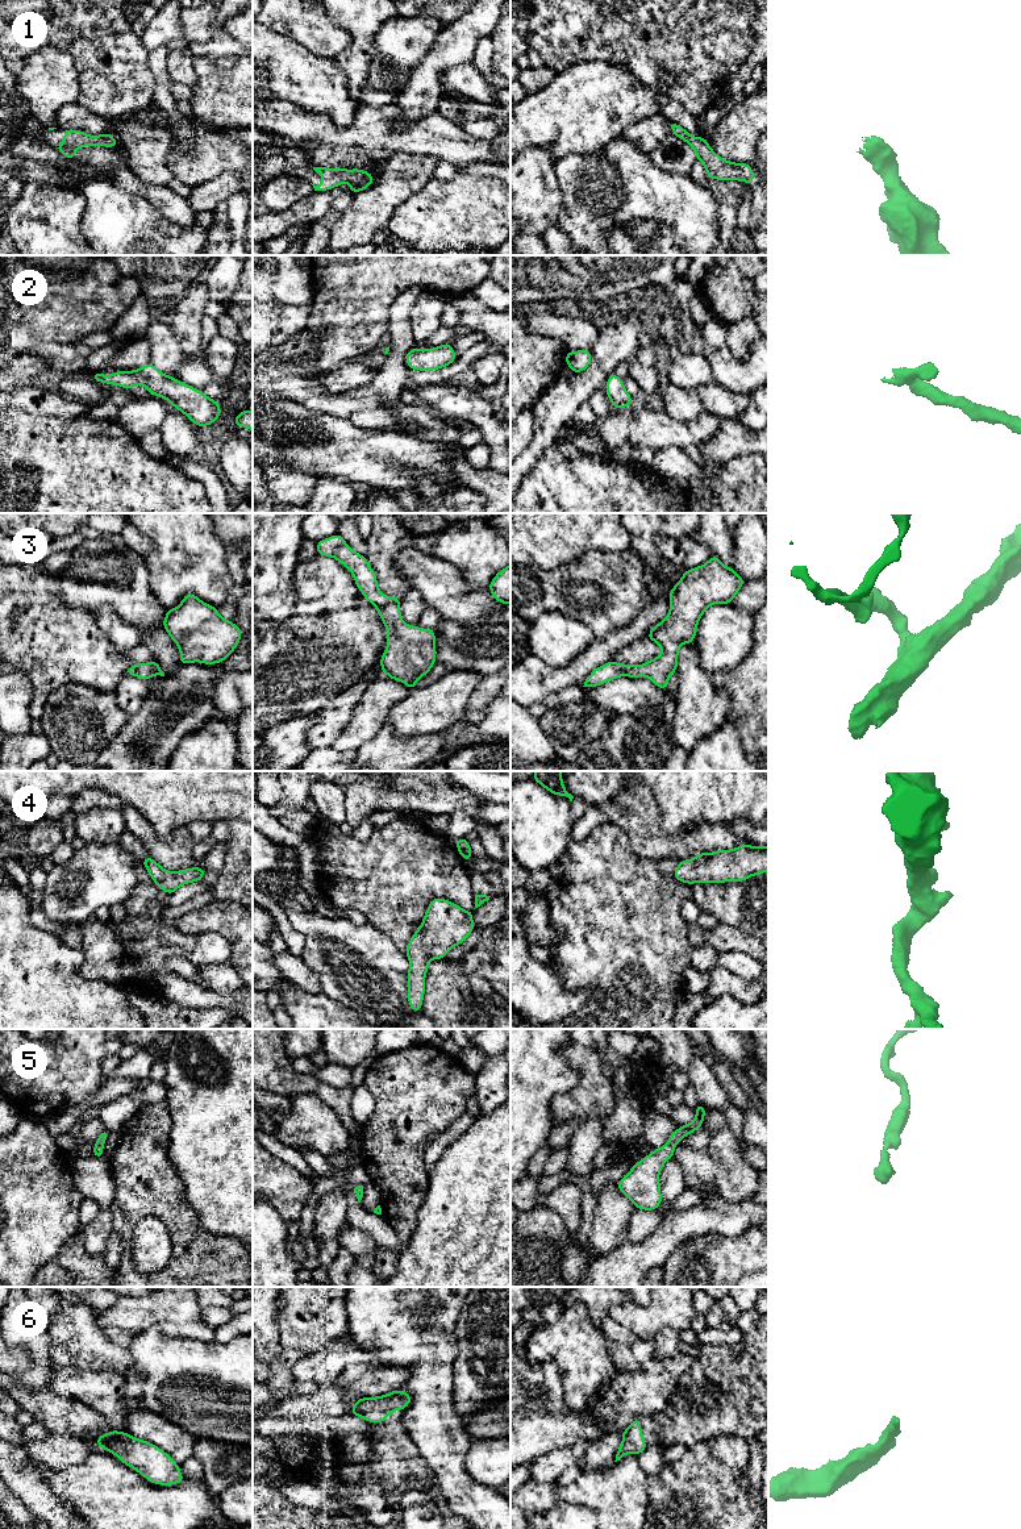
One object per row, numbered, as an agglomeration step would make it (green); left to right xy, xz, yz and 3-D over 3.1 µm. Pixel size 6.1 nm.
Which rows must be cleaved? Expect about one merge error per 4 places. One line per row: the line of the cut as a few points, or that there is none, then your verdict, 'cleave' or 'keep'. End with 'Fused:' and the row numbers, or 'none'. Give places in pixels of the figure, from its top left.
1: cut none; keep
2: cut none; keep
3: cut none; keep
4: cut none; keep
5: cut none; keep
6: cut none; keep
Fused: none

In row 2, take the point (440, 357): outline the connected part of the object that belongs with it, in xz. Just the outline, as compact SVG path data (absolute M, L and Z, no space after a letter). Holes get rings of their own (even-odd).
M451 343L441 345L433 349L421 350L413 347L405 354L405 362L411 370L432 371L451 364L458 357Z

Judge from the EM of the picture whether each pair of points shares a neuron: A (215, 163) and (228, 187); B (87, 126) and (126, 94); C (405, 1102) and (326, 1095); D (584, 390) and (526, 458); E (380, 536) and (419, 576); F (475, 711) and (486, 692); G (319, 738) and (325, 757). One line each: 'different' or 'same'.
A: different
B: different
C: different
D: same
E: different
F: same
G: different

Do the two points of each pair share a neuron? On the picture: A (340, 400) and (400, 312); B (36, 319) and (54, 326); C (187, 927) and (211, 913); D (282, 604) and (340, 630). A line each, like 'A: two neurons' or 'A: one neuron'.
A: one neuron
B: one neuron
C: one neuron
D: two neurons

